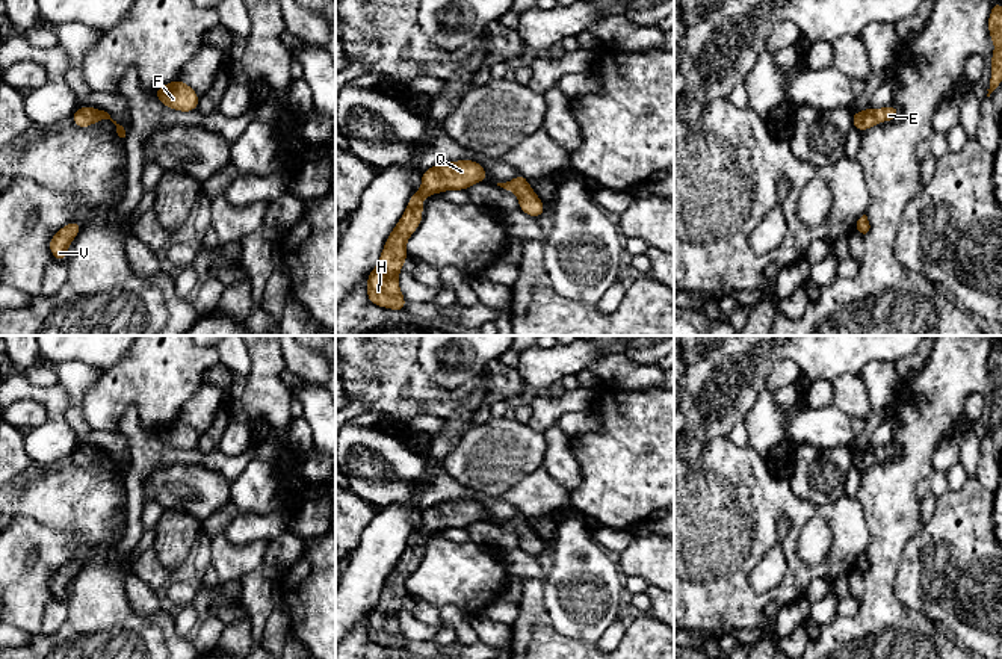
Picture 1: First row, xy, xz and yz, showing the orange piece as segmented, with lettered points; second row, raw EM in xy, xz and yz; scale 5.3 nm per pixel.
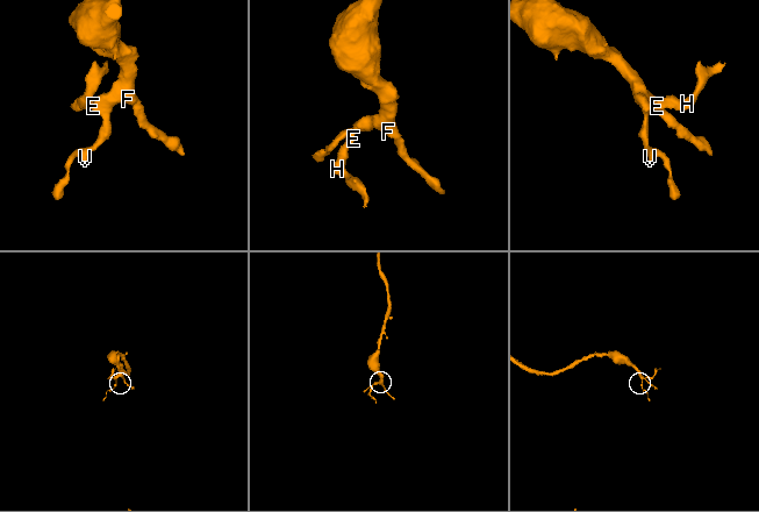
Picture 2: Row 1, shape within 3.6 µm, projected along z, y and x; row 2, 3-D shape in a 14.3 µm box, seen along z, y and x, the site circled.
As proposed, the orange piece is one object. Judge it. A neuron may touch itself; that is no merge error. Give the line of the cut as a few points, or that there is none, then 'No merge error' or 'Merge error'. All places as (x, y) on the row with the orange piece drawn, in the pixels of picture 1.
No split. No merge error

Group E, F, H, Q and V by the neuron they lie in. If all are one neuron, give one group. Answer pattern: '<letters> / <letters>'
E F H Q V

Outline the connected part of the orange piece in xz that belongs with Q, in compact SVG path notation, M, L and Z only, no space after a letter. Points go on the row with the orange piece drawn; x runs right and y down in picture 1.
M475 160L443 163L422 172L422 189L411 195L407 210L385 240L378 266L367 277L370 304L396 311L405 310L407 301L400 293L397 274L408 257L405 243L422 222L423 198L450 189L467 190L487 178L487 171Z

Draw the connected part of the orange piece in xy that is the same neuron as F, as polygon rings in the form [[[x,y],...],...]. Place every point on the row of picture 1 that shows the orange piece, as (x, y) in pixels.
[[[180,79],[172,83],[157,88],[153,95],[156,95],[166,107],[180,112],[196,110],[199,95]]]

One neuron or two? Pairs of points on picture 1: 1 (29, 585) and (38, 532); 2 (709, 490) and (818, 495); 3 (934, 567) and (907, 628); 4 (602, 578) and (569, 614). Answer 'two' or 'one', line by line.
1: one
2: two
3: two
4: one

